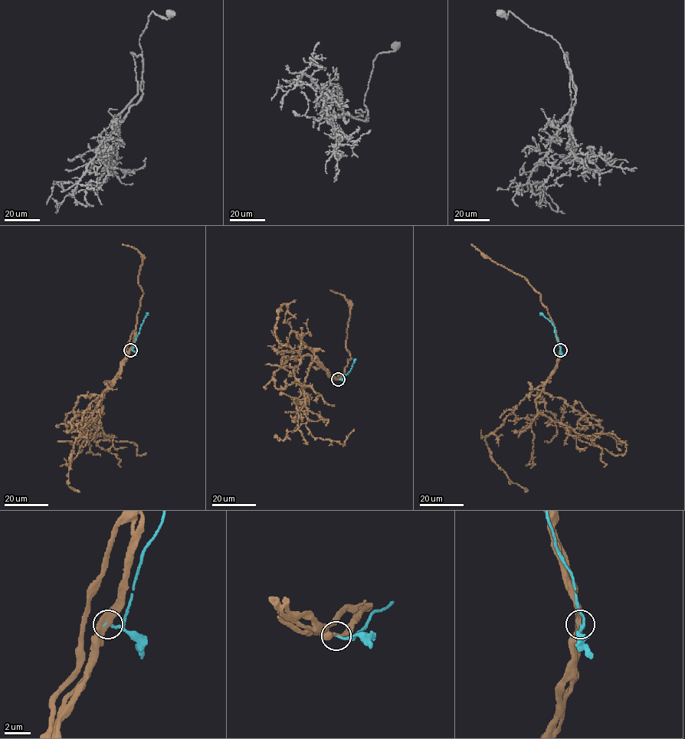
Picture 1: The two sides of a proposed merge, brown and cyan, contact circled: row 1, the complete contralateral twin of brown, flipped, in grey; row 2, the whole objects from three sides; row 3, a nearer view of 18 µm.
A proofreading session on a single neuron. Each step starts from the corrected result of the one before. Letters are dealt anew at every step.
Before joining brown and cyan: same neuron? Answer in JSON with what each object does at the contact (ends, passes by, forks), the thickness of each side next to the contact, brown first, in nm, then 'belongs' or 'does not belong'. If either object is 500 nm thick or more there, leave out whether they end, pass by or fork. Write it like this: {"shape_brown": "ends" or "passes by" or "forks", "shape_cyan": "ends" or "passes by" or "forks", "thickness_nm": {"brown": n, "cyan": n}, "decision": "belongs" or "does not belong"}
{"shape_brown": "passes by", "shape_cyan": "ends", "thickness_nm": {"brown": 400, "cyan": 220}, "decision": "does not belong"}

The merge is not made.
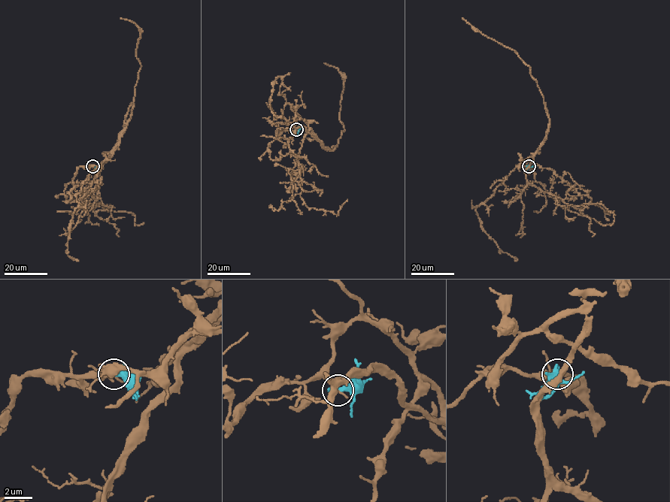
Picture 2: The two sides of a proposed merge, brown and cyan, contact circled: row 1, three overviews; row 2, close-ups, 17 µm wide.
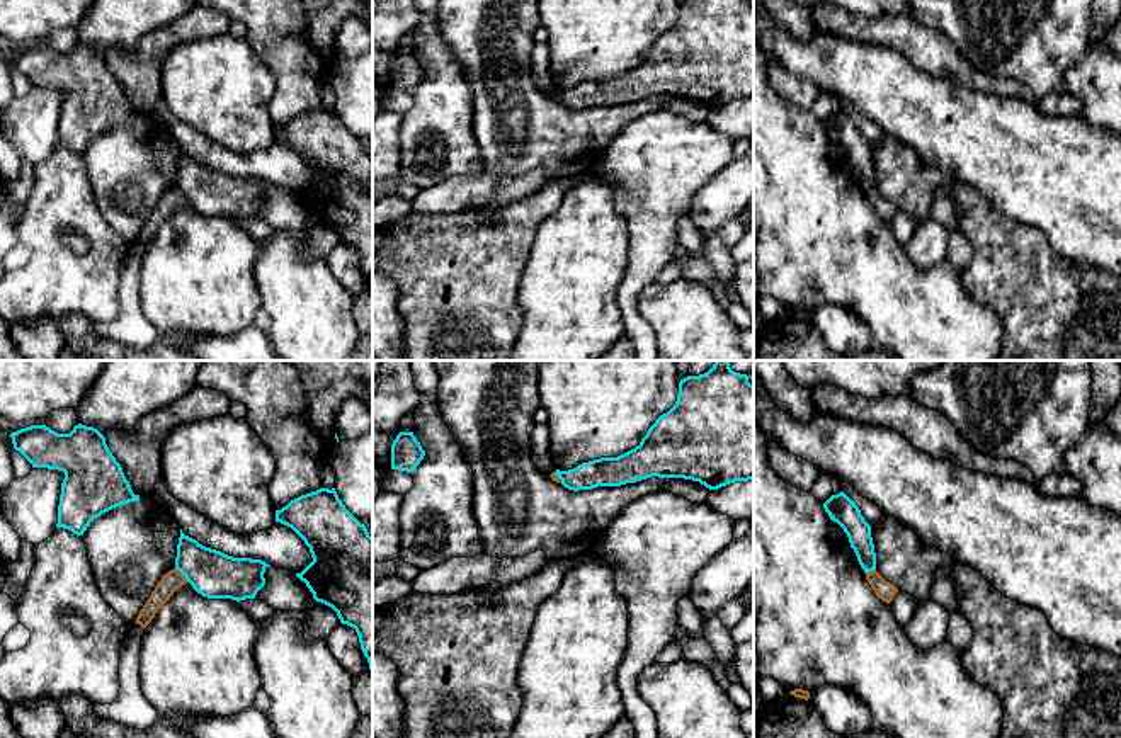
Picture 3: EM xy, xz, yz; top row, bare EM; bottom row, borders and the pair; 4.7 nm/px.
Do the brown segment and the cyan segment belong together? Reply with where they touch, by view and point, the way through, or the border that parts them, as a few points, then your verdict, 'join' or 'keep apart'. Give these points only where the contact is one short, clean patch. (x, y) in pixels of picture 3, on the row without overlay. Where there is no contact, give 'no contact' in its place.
xy (181, 193) | along xy (176, 186), (187, 199) | keep apart

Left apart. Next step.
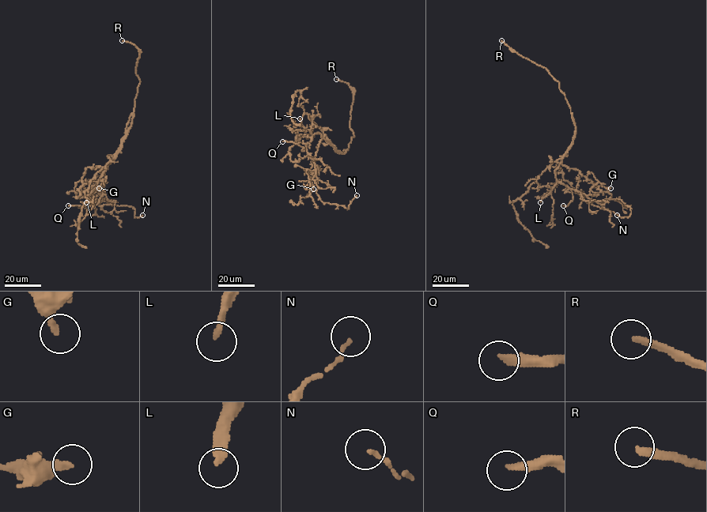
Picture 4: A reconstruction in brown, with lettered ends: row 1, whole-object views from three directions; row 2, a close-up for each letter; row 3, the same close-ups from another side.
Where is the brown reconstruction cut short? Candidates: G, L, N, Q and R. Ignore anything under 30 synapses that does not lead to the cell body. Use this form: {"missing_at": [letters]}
{"missing_at": ["L", "R"]}

